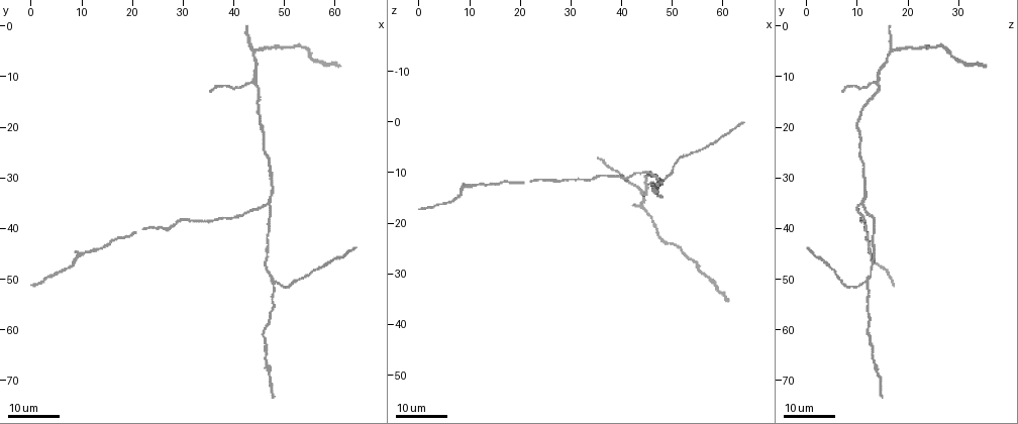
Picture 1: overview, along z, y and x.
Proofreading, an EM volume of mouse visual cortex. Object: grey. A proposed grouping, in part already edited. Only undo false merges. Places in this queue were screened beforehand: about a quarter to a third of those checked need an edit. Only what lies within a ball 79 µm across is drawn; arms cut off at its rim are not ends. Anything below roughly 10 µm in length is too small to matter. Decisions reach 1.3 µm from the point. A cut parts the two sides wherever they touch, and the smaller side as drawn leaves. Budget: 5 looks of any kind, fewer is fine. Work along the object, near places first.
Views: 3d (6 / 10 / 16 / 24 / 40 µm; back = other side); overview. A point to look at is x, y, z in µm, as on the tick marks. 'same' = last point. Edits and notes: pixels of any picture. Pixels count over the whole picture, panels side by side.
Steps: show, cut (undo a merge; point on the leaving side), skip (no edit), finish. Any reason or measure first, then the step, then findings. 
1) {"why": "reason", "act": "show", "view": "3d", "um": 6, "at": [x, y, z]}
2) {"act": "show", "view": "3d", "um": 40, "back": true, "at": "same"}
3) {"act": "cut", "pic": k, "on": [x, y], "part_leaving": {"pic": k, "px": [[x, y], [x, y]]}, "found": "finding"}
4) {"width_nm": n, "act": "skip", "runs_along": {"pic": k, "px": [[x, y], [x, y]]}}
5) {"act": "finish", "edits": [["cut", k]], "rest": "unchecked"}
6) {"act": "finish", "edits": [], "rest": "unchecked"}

{"why": "sudden change in width", "act": "show", "view": "3d", "um": 16, "at": [9.0, 45.5, 13.0]}

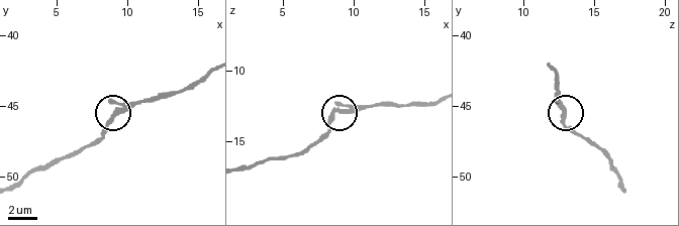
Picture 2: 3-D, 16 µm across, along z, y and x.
{"act": "show", "view": "3d", "um": 6, "at": [8.8, 46.0, 12.8]}

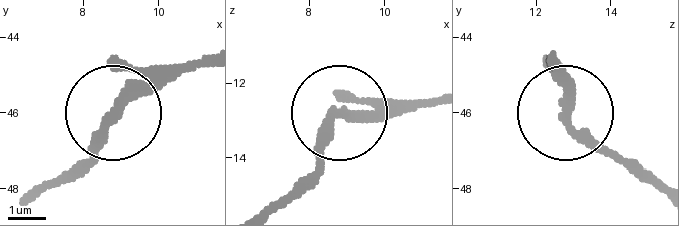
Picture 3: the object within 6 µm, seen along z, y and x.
{"act": "skip", "runs_along": {"pic": 3, "px": [[205, 58], [148, 77], [74, 180]]}, "found": "continuous, no second neuron"}

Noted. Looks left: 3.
{"act": "show", "view": "3d", "um": 24, "at": [47.0, 35.0, 10.5]}

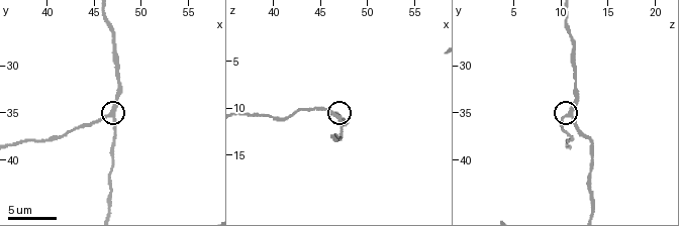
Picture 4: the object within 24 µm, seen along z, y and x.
{"act": "show", "view": "3d", "um": 6, "at": [46.8, 35.4, 10.8]}

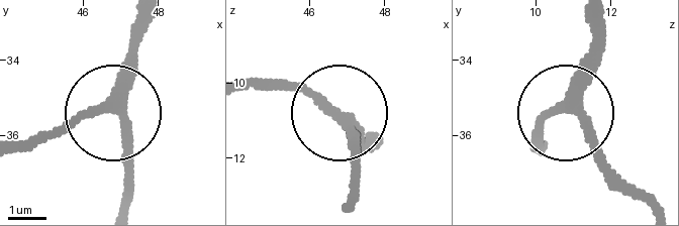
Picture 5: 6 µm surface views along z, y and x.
{"width_nm": 290, "act": "skip", "runs_along": {"pic": 5, "px": [[143, 23], [121, 100], [124, 203]]}, "found": "all the same neuron"}

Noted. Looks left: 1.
{"act": "finish", "edits": [], "rest": "unchecked"}

